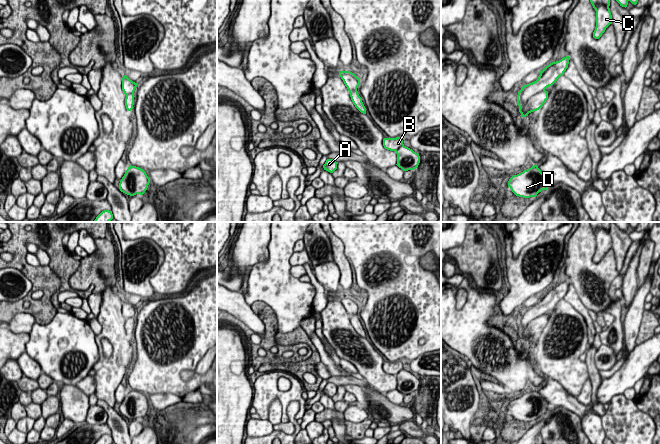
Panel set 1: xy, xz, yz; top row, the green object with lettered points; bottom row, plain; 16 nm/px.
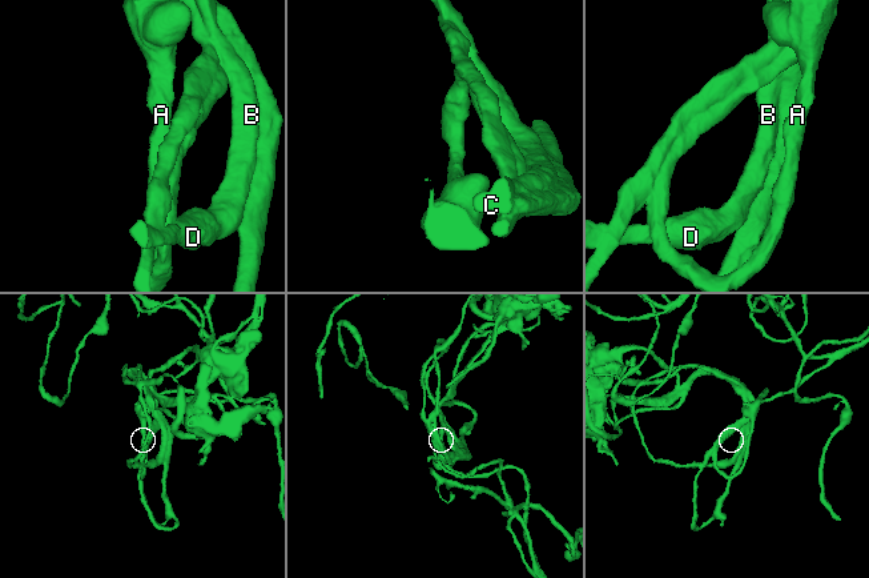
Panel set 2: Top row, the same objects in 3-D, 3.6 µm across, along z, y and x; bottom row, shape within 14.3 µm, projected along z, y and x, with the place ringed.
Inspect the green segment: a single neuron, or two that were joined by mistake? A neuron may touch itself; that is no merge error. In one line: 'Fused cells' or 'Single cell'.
Single cell

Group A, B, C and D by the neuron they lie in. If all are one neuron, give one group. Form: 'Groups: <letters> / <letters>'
Groups: A B C D

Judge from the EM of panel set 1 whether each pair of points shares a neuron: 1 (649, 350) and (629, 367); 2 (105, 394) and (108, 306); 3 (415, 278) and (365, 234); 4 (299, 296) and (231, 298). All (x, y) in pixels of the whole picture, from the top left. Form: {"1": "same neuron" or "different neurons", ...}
{"1": "same neuron", "2": "same neuron", "3": "same neuron", "4": "different neurons"}

